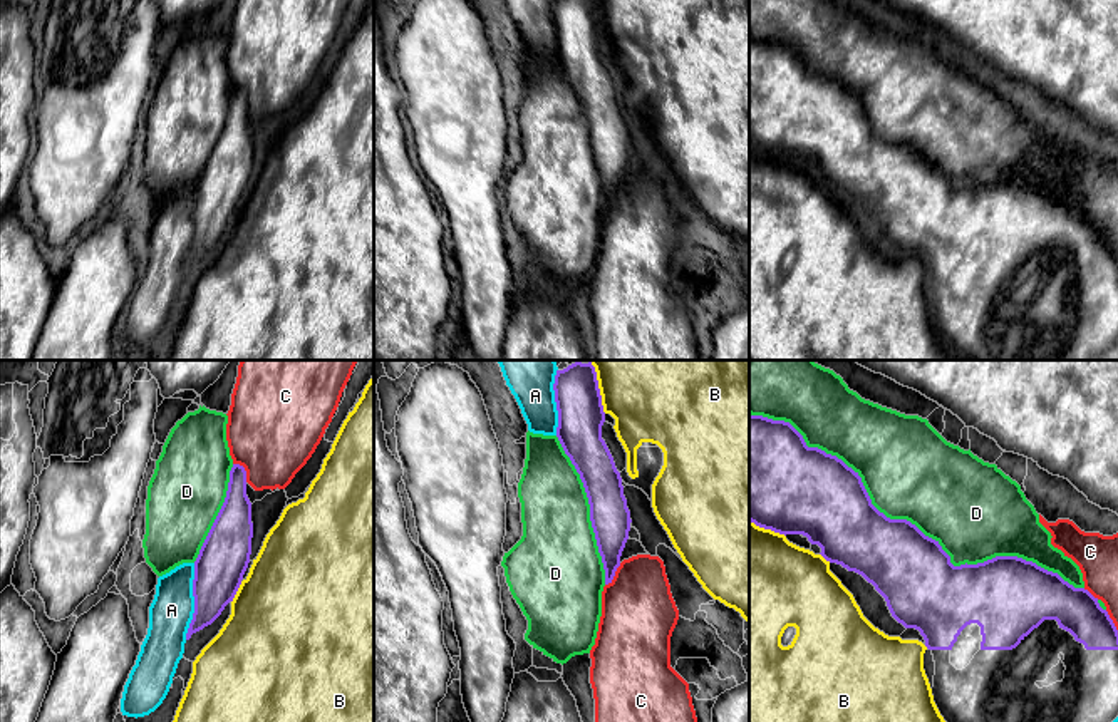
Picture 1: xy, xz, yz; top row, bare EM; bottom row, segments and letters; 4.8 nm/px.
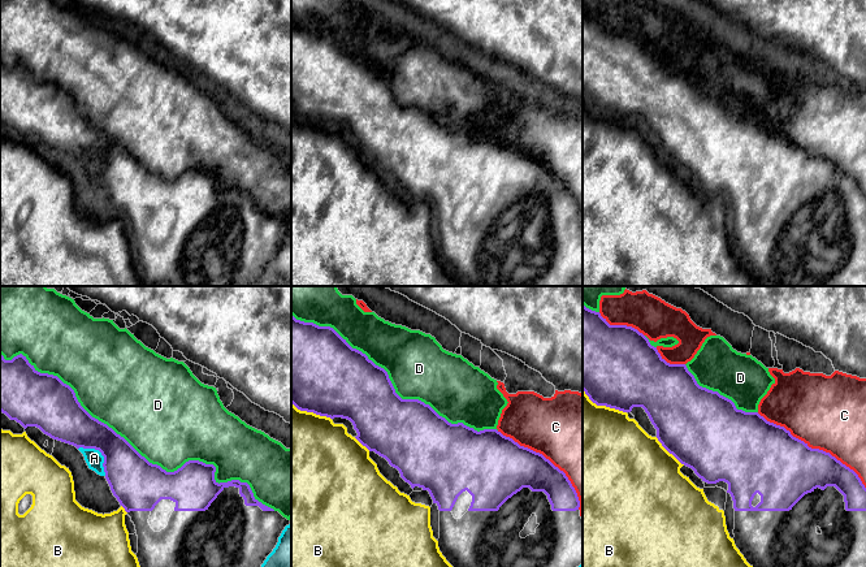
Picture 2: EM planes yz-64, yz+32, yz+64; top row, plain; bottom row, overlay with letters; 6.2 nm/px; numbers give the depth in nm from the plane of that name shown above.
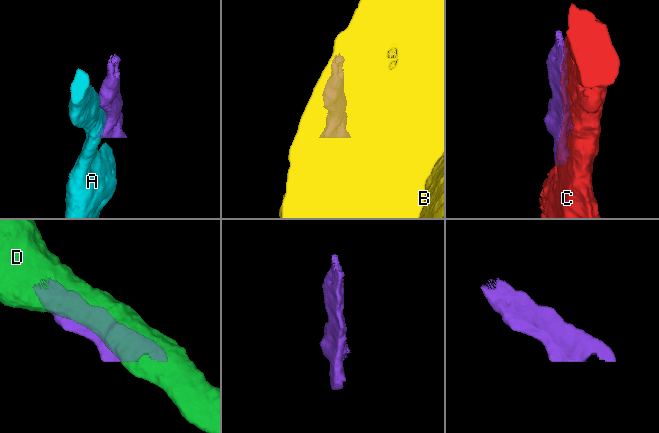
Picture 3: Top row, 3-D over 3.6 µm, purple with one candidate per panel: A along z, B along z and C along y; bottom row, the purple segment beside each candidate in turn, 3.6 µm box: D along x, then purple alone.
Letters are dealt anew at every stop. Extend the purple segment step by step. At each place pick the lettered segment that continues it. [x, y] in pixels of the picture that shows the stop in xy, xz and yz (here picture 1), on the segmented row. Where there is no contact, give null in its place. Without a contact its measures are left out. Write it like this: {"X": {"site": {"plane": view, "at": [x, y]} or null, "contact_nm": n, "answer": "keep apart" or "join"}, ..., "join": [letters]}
{"A": {"site": {"plane": "xy", "at": [195, 602]}, "contact_nm": 380, "answer": "keep apart"}, "B": {"site": {"plane": "xy", "at": [237, 590]}, "contact_nm": 120, "answer": "keep apart"}, "C": {"site": {"plane": "xy", "at": [243, 469]}, "contact_nm": 120, "answer": "keep apart"}, "D": {"site": {"plane": "yz", "at": [909, 521]}, "contact_nm": 1800, "answer": "keep apart"}, "join": []}

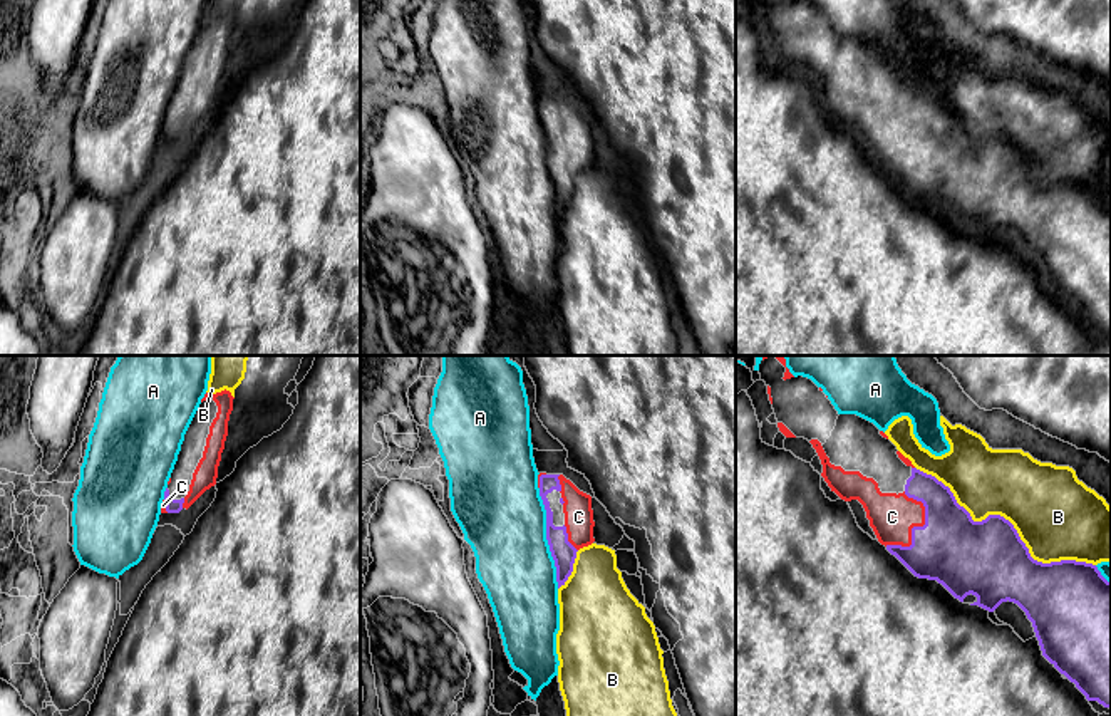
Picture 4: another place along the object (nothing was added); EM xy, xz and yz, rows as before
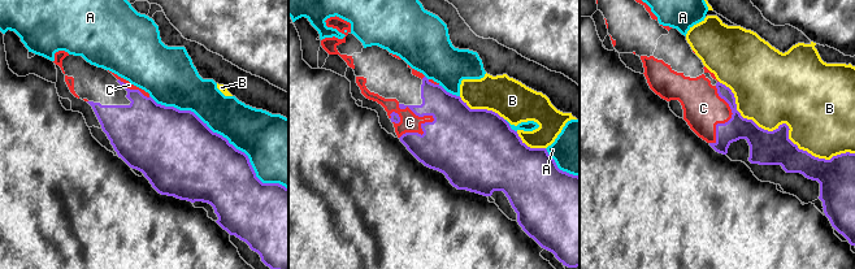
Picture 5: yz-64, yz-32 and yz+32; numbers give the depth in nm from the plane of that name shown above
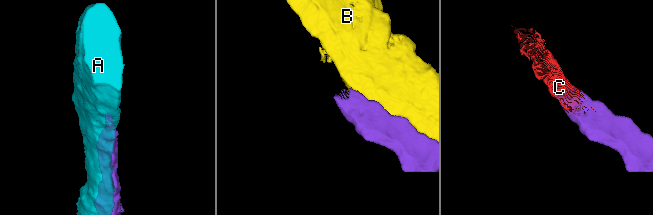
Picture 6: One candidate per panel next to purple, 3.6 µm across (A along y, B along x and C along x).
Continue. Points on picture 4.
{"A": {"site": {"plane": "xz", "at": [547, 539]}, "contact_nm": 480, "answer": "keep apart"}, "B": {"site": {"plane": "yz", "at": [1007, 520]}, "contact_nm": 1000, "answer": "keep apart"}, "C": {"site": {"plane": "yz", "at": [912, 532]}, "contact_nm": 280, "answer": "join"}, "join": ["C"]}

